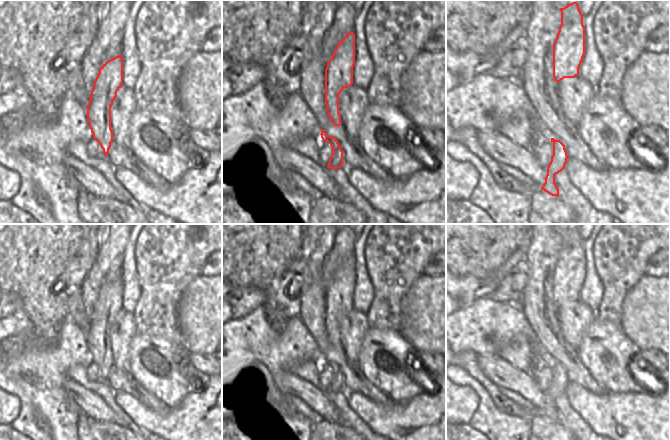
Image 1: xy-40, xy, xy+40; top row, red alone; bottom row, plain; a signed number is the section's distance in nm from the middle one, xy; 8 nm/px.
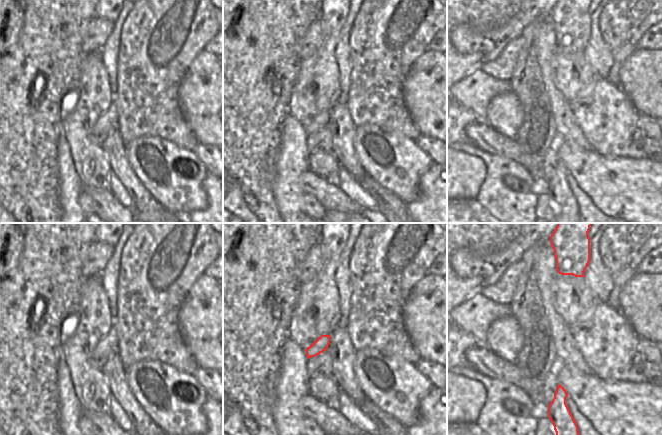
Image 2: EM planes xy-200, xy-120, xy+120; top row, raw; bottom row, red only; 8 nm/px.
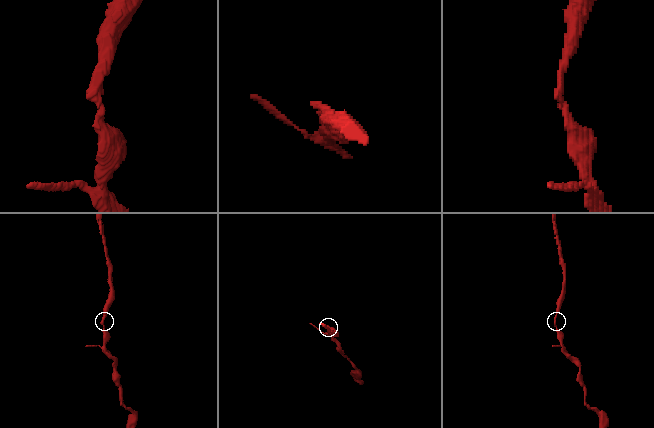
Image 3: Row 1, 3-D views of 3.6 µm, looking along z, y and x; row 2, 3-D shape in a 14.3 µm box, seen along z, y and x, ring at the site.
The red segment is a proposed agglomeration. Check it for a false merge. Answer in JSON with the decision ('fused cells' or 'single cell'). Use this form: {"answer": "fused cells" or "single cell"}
{"answer": "single cell"}

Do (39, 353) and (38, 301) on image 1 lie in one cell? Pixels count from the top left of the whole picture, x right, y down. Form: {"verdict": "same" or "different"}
{"verdict": "different"}

